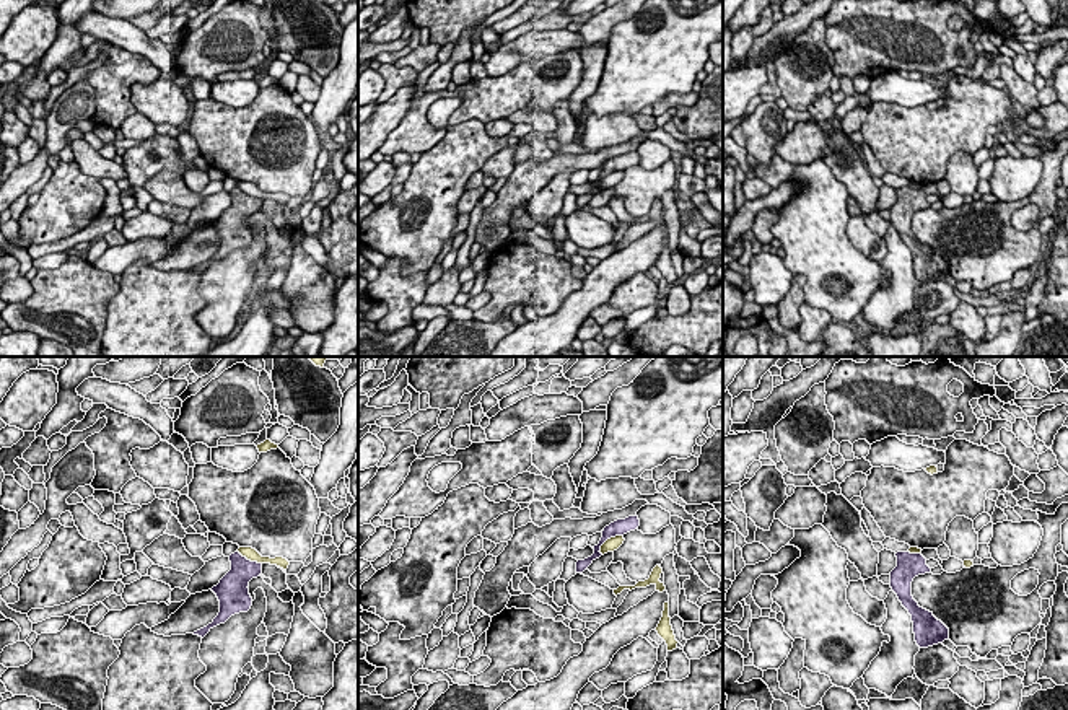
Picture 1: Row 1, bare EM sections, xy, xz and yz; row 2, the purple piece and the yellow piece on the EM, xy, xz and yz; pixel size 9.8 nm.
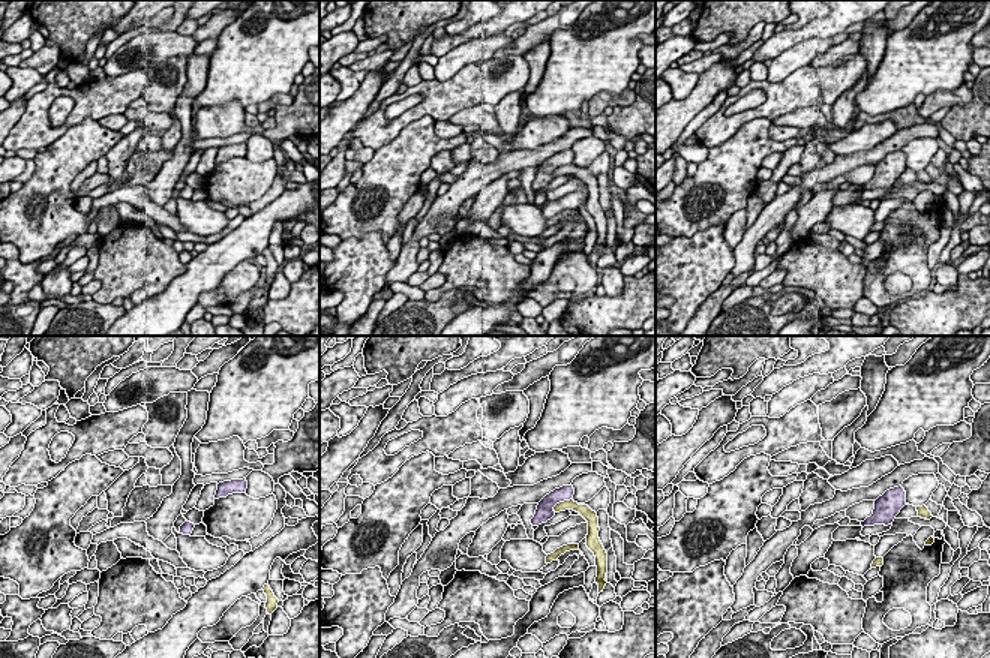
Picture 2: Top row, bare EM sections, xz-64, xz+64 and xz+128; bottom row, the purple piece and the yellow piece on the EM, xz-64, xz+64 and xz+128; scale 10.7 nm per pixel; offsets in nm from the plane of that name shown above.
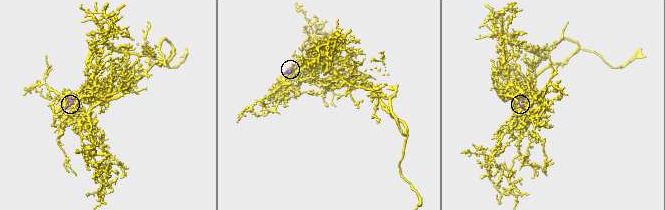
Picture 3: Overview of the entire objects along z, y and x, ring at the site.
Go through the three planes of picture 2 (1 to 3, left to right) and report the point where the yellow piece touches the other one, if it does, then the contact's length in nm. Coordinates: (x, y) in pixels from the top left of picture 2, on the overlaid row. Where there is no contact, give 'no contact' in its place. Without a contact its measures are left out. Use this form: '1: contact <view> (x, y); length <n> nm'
1: no contact
2: contact xz+64 (561, 501); length 260 nm
3: no contact

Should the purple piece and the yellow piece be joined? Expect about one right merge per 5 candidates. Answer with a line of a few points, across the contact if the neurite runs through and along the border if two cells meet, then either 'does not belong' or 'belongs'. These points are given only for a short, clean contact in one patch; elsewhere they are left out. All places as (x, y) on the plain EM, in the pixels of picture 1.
line xz (622, 170), (611, 171), (598, 186); does not belong

